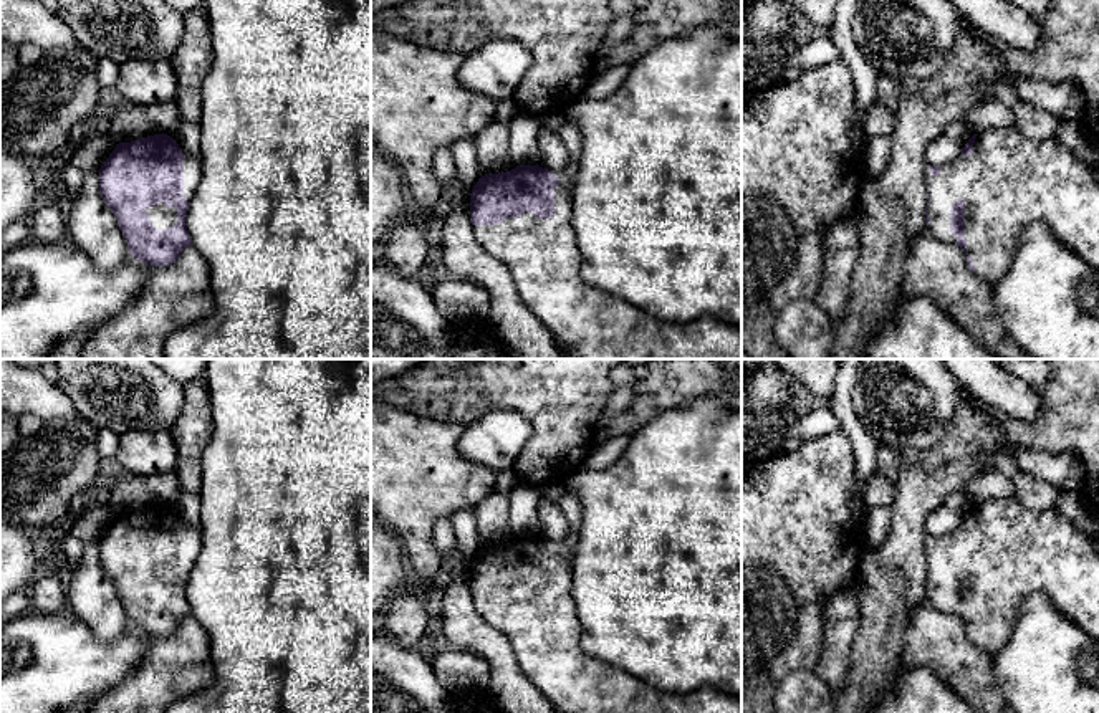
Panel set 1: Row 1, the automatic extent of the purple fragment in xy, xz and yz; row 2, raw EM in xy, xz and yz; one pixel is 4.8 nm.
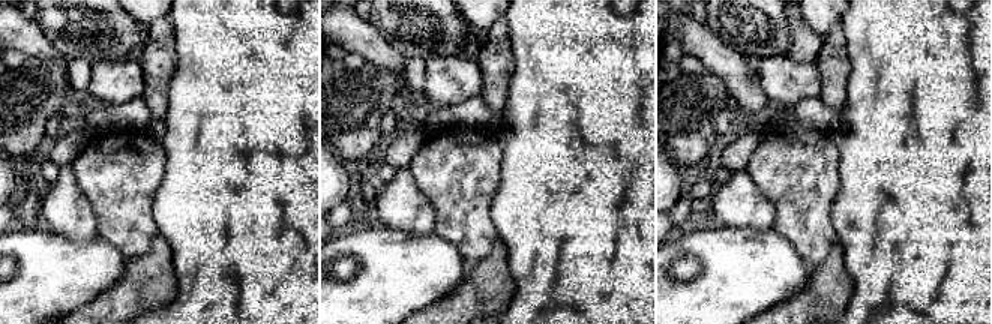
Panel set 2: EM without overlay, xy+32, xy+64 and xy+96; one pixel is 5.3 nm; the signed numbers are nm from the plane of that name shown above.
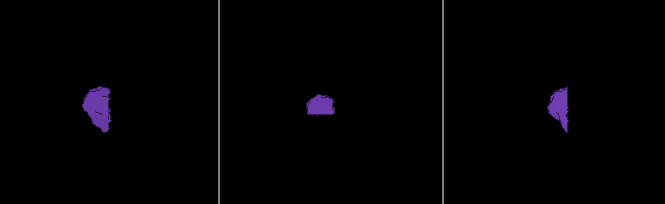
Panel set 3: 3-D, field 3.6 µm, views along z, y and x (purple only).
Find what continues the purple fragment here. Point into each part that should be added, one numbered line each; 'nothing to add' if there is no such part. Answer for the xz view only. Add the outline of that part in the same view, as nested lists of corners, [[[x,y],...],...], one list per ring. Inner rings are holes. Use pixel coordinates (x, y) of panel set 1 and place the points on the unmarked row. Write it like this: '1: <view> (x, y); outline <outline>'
1: xz (543, 627); outline [[[563,543],[554,557],[554,587],[536,589],[525,582],[500,596],[473,596],[480,617],[503,634],[521,673],[551,703],[556,713],[741,713],[741,695],[703,685],[689,693],[660,691],[642,680],[588,655],[581,648],[583,625],[573,599],[573,562]]]

